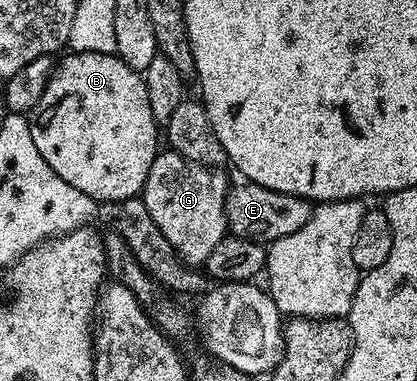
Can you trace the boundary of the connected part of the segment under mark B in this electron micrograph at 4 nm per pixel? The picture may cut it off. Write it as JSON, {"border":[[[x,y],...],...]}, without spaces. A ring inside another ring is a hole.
{"border":[[[69,52],[62,62],[56,63],[49,77],[49,82],[31,114],[29,131],[35,148],[79,192],[93,199],[98,204],[114,202],[120,204],[129,198],[136,198],[145,189],[147,172],[156,160],[157,130],[159,123],[151,112],[151,100],[147,100],[147,88],[144,77],[131,69],[116,53],[100,54],[99,52]]]}

